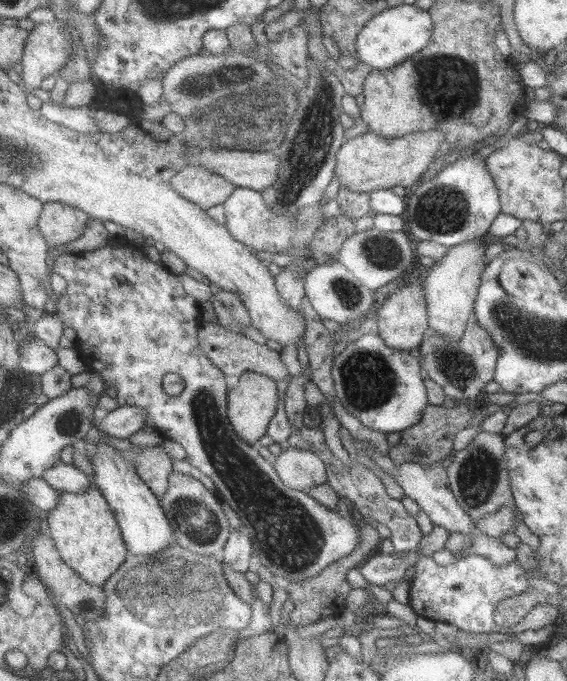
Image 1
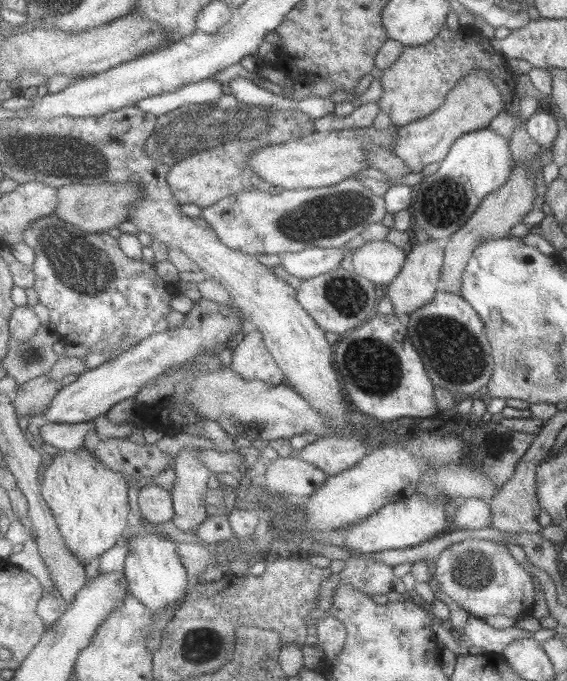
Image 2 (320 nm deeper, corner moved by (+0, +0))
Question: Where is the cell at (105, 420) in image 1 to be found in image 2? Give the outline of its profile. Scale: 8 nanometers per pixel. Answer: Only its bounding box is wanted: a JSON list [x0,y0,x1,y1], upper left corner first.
[40,422,87,451]

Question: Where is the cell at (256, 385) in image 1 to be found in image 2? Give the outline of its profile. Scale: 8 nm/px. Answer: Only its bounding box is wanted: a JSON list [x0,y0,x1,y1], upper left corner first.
[231,329,286,385]

